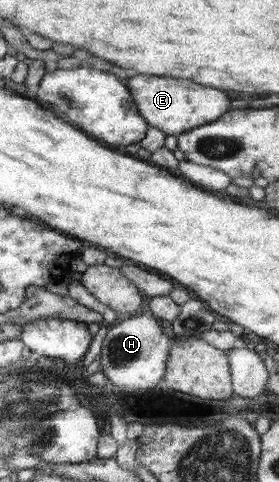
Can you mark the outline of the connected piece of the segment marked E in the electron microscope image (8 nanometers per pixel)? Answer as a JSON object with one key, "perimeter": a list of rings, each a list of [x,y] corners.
{"perimeter":[[[132,76],[127,80],[129,90],[137,103],[141,116],[155,128],[168,135],[179,135],[197,127],[208,125],[231,110],[231,98],[223,90],[205,88],[195,82],[185,82],[181,78],[161,78],[161,76]]]}

